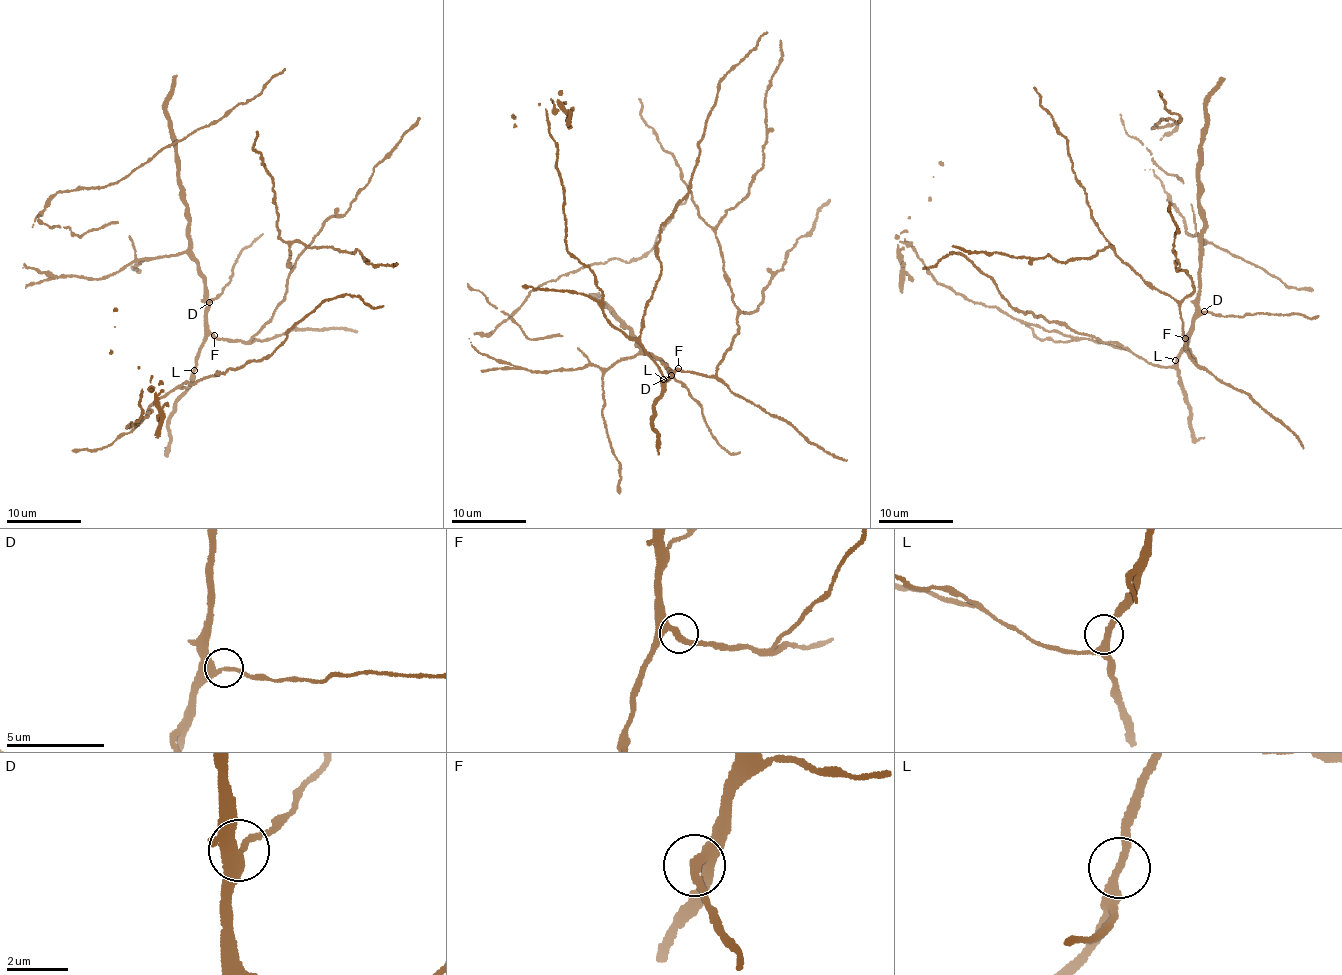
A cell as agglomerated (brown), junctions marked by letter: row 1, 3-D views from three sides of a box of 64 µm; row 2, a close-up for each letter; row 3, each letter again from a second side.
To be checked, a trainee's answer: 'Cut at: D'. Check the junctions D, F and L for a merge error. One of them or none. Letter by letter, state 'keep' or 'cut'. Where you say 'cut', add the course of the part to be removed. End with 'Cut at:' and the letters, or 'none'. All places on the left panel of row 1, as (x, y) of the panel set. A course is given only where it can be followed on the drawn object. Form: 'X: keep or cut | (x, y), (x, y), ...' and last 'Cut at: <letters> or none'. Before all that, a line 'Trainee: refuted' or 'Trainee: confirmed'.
Trainee: refuted
D: keep
F: keep
L: keep
Cut at: none

